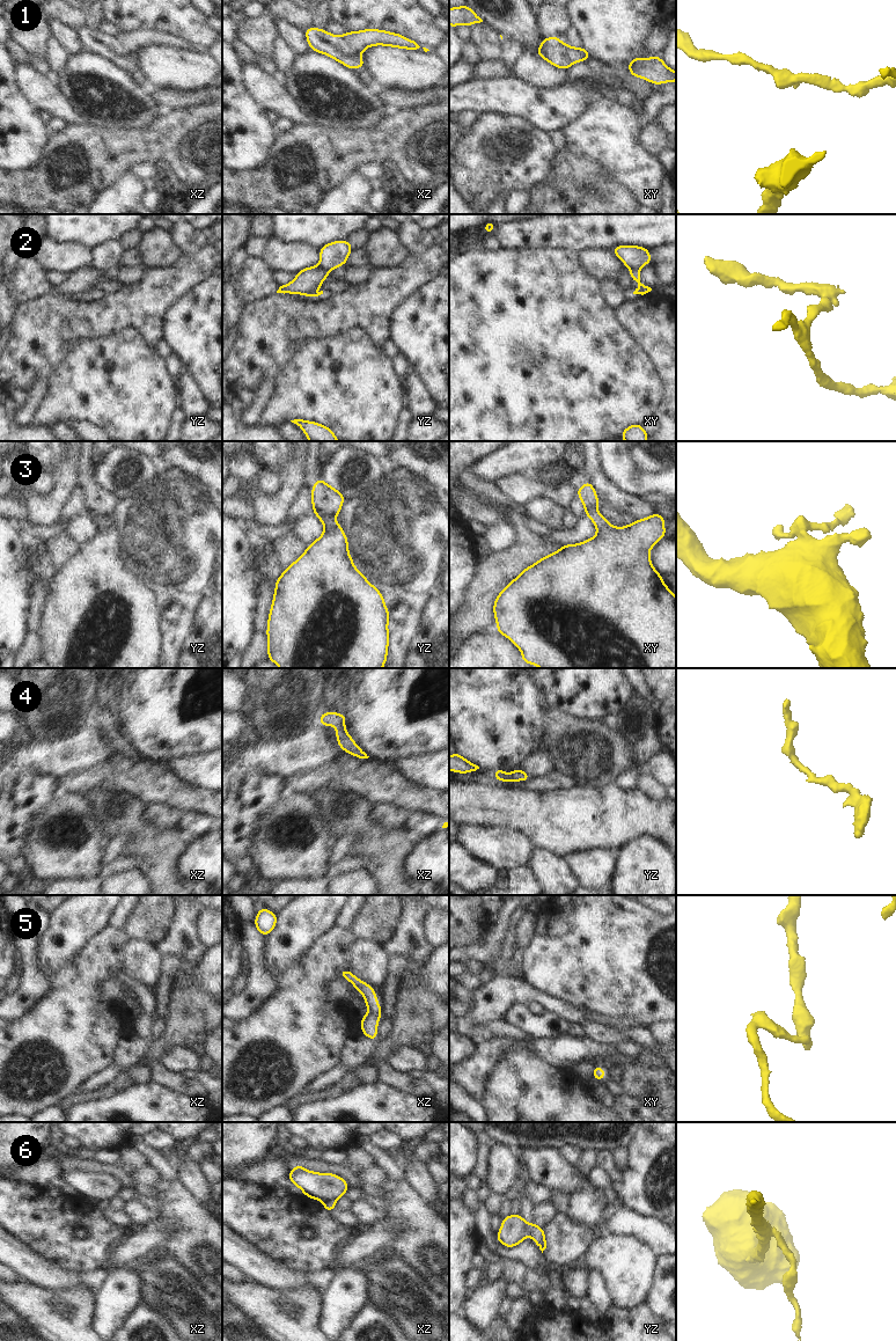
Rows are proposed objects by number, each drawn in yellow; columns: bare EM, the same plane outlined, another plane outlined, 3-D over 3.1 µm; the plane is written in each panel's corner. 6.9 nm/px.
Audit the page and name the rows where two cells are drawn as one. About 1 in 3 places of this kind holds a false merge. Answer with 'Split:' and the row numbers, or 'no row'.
Split: 2, 3, 6

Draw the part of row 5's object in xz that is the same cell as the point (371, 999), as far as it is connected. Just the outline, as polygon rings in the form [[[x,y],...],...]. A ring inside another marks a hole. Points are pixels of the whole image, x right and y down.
[[[340,969],[339,977],[346,979],[353,984],[357,992],[361,992],[363,995],[368,1012],[360,1019],[361,1032],[365,1036],[373,1041],[377,1041],[377,1025],[382,1014],[382,1009],[375,995],[375,988],[359,980],[351,970]]]

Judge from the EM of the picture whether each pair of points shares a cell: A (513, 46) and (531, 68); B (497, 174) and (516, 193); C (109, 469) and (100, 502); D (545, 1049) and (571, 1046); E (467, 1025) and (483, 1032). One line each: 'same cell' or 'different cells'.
A: different cells
B: different cells
C: same cell
D: same cell
E: same cell

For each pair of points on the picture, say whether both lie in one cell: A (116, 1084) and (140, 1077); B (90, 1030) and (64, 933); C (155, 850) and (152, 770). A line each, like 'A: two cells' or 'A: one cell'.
A: one cell
B: two cells
C: two cells

